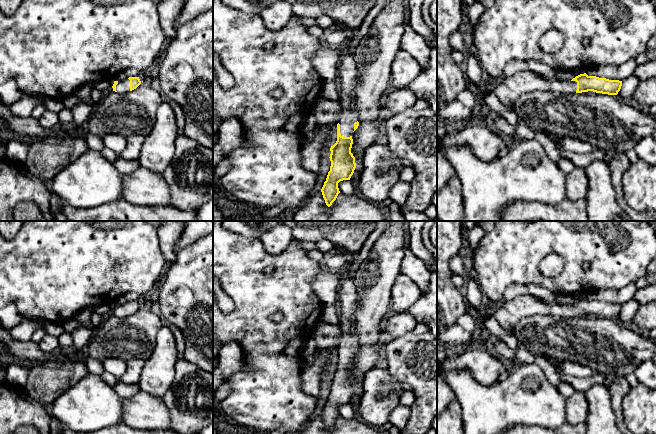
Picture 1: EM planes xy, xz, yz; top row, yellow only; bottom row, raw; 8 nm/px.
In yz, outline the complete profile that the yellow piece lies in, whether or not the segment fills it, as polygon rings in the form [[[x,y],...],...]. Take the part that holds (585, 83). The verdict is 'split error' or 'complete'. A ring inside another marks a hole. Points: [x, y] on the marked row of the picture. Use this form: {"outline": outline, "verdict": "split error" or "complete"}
{"outline": [[[521,71],[512,76],[506,76],[501,82],[492,85],[496,96],[510,111],[514,111],[515,101],[524,93],[532,91],[552,91],[555,93],[596,93],[617,95],[622,81],[609,80],[596,76],[580,74],[570,81],[560,78],[545,79],[531,71]]], "verdict": "split error"}

